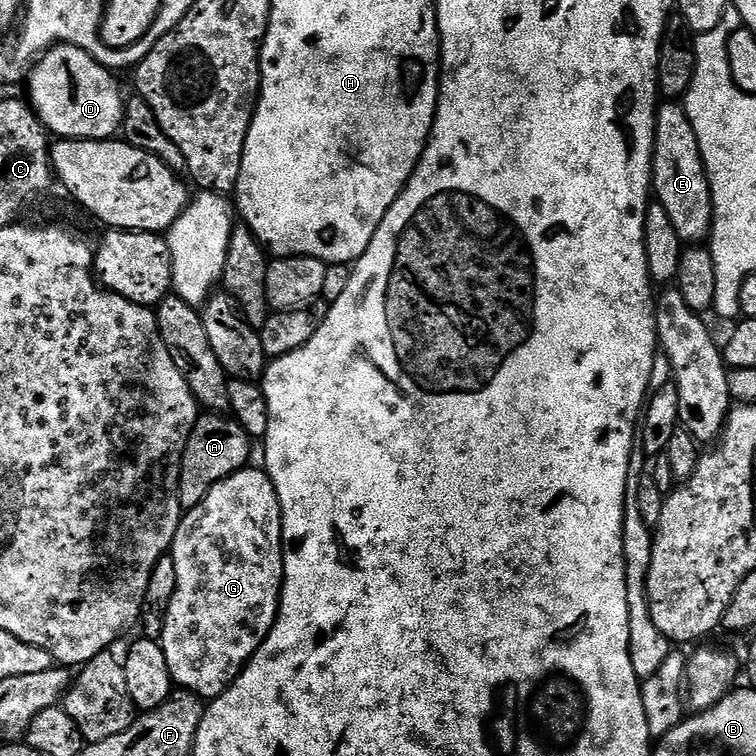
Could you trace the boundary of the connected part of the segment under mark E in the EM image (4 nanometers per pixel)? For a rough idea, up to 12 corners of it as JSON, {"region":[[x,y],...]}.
{"region":[[656,109],[652,192],[681,241],[712,230],[710,182],[694,126]]}

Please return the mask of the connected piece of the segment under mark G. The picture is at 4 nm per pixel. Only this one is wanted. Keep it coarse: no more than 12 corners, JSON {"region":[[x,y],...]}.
{"region":[[245,466],[180,517],[158,643],[208,702],[270,634],[274,482]]}

